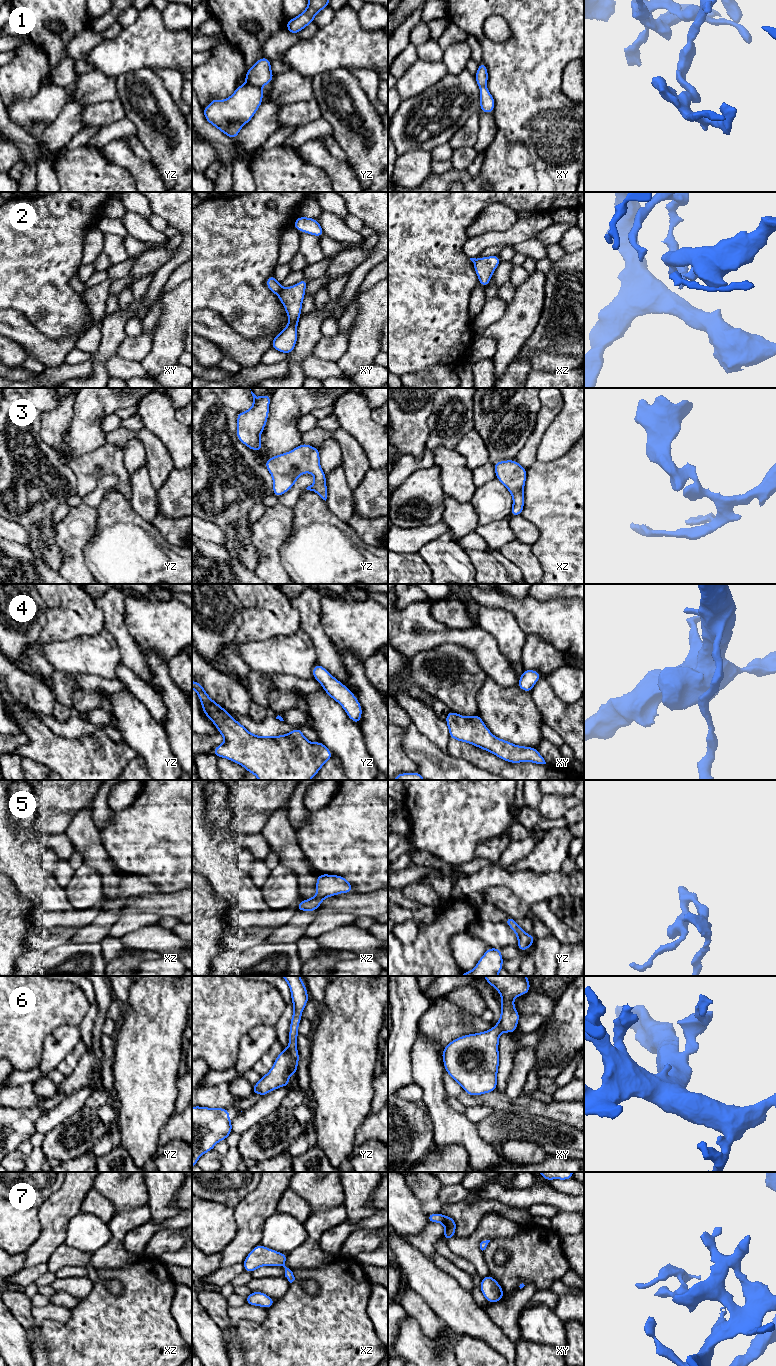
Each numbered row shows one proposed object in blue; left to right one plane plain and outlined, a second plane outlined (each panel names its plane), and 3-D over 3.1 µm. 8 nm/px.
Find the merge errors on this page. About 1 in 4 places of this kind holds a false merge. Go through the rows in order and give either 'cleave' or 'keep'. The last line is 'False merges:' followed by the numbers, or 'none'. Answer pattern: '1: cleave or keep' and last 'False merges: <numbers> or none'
1: cleave
2: cleave
3: keep
4: keep
5: keep
6: keep
7: keep
False merges: 1, 2

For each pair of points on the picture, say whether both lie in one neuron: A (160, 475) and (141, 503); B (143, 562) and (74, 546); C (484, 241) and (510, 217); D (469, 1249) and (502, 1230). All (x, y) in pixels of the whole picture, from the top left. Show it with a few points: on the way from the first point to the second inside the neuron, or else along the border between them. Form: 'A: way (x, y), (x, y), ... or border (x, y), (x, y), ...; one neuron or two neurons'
A: border (146, 464), (149, 470), (150, 482), (156, 491); two neurons
B: border (97, 529), (83, 549), (88, 571); two neurons
C: border (516, 221), (505, 230), (488, 231), (472, 237); two neurons
D: way (476, 1240), (486, 1230), (493, 1230); one neuron

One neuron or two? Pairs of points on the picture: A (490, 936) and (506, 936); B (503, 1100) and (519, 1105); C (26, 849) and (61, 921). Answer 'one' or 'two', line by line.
A: one
B: one
C: one

